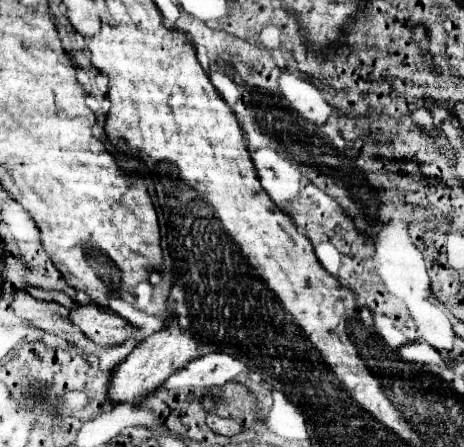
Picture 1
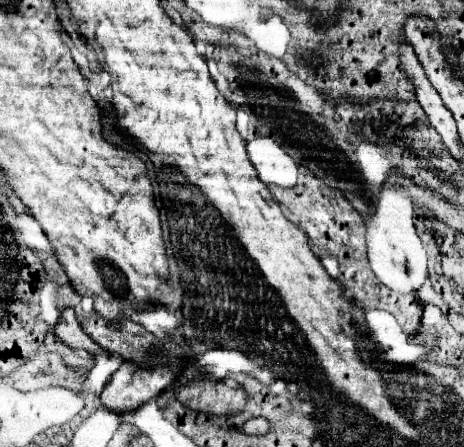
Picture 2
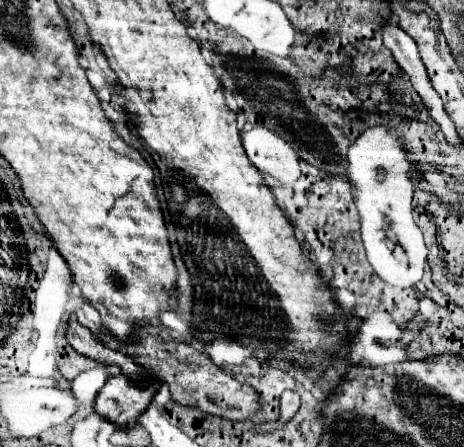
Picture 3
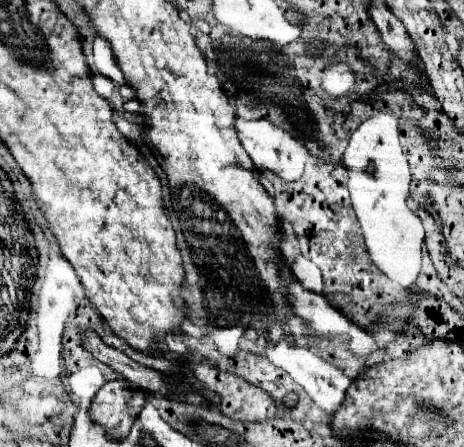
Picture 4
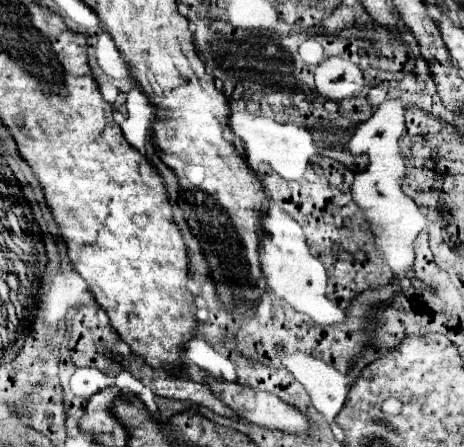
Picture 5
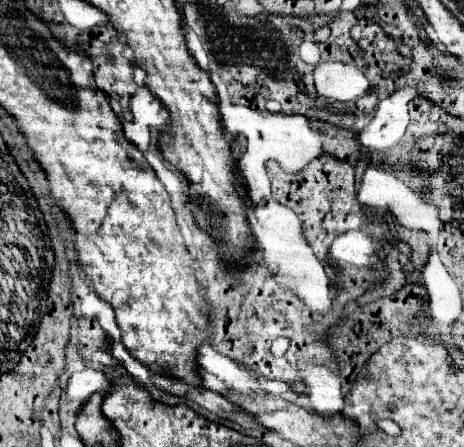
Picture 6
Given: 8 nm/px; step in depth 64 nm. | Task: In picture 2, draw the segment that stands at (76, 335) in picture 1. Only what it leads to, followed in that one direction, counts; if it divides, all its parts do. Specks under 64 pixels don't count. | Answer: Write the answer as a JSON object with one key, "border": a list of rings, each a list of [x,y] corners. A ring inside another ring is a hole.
{"border":[[[66,308],[62,310],[60,314],[60,320],[54,324],[52,332],[56,336],[60,336],[64,342],[68,342],[70,346],[74,348],[82,348],[86,350],[88,354],[98,354],[98,352],[104,352],[98,344],[92,344],[86,336],[86,332],[80,328],[78,320],[76,320],[76,314],[74,314],[74,308]]]}

